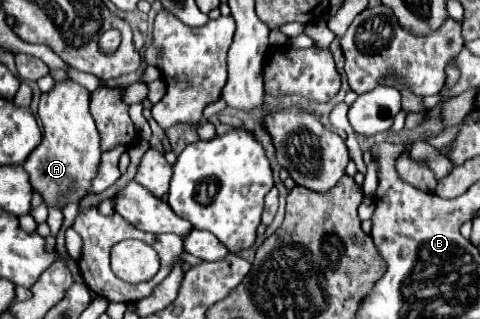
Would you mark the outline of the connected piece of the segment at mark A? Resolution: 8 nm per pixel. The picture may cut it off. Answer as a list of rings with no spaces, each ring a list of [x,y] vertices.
[[[70,78],[56,82],[50,92],[40,96],[38,118],[44,126],[44,138],[38,144],[38,148],[30,154],[30,160],[26,160],[24,170],[30,174],[32,186],[42,194],[42,198],[48,202],[48,206],[58,204],[60,208],[64,208],[68,202],[78,200],[86,194],[90,180],[96,176],[96,166],[100,162],[100,138],[98,138],[94,118],[90,114],[90,92],[88,92],[88,88],[80,86],[78,82],[74,82]]]

